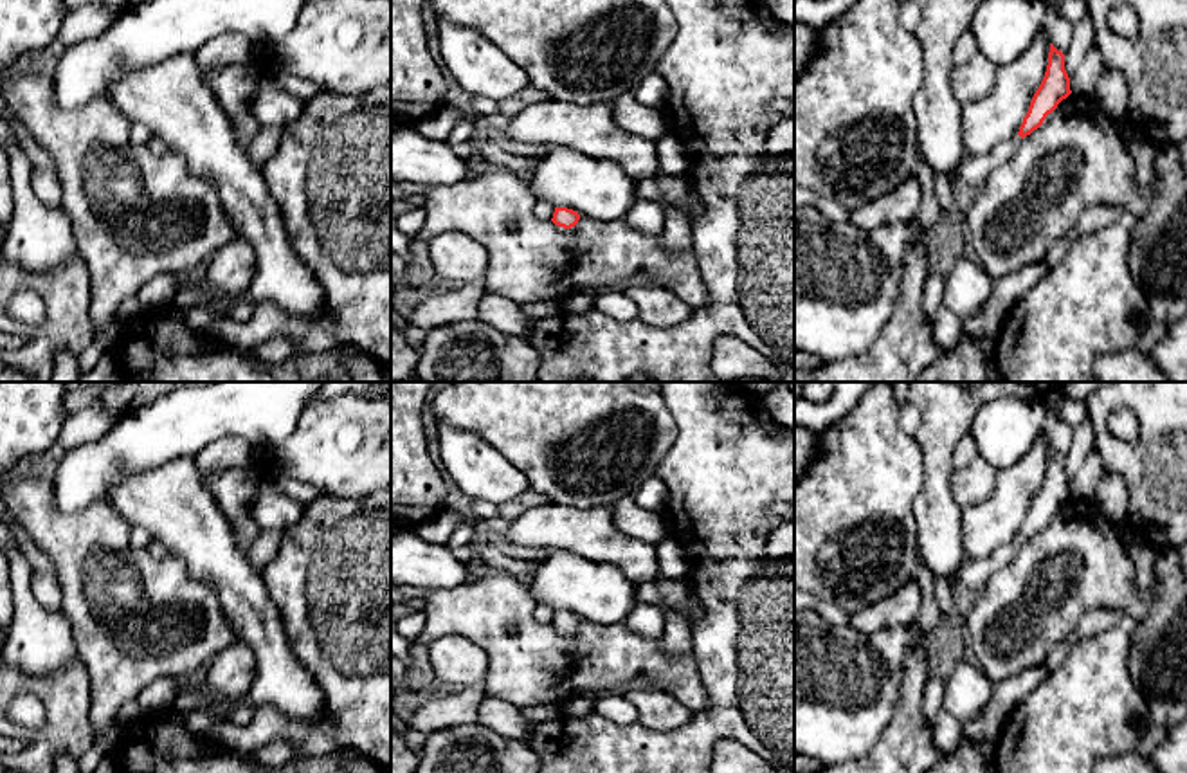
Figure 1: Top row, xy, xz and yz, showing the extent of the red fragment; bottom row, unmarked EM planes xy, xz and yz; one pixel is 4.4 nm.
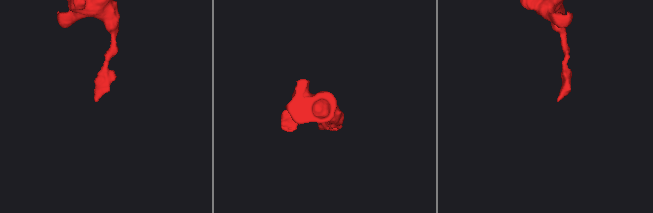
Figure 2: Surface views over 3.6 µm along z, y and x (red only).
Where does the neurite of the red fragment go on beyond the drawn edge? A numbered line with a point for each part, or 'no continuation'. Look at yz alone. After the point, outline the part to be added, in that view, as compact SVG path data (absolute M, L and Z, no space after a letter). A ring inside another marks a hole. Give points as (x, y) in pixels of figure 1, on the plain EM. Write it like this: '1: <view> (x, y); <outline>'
1: yz (973, 573); M1014 539L1012 542L994 550L987 559L967 559L955 575L955 580L964 587L980 593L989 577L1000 569L1019 550L1019 546L1021 541Z

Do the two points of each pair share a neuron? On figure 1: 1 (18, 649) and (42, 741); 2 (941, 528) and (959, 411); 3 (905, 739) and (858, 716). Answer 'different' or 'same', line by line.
1: different
2: same
3: different

